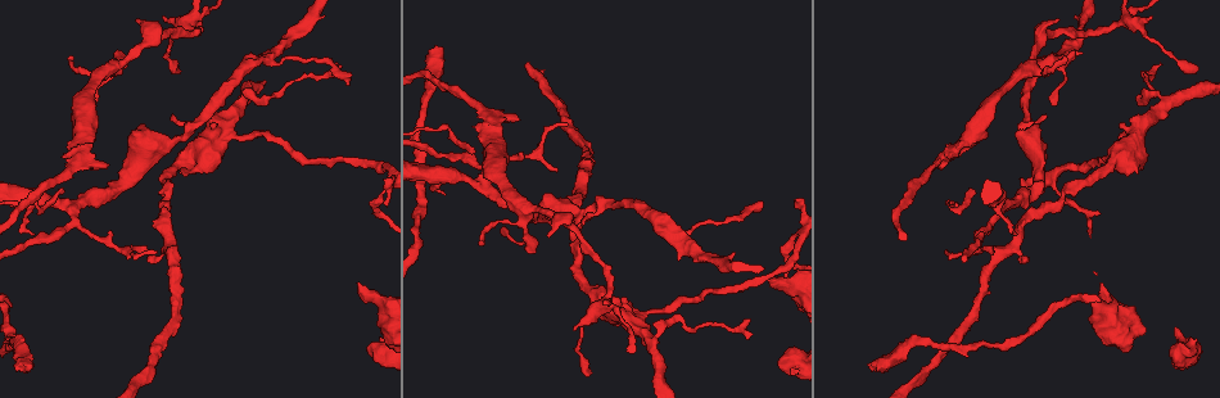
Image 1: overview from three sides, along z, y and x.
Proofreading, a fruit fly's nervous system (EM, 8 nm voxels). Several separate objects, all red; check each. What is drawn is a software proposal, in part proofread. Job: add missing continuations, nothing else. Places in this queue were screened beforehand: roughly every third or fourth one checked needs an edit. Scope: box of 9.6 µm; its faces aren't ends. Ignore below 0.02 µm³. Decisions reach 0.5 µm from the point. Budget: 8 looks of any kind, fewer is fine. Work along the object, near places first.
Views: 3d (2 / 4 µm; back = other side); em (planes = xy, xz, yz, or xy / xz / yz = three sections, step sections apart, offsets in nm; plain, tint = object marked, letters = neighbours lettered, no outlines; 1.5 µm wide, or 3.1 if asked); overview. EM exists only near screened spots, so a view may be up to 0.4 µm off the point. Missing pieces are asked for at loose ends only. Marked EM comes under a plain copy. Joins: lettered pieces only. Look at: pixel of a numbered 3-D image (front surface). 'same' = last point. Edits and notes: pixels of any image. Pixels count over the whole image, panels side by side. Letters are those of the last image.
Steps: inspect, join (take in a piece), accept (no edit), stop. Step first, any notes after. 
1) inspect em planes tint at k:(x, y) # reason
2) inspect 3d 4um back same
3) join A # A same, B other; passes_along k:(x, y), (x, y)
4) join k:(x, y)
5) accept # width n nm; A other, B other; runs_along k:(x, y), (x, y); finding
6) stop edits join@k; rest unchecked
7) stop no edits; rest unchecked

inspect em yz step 4 tint at 1:(147, 261) # free end

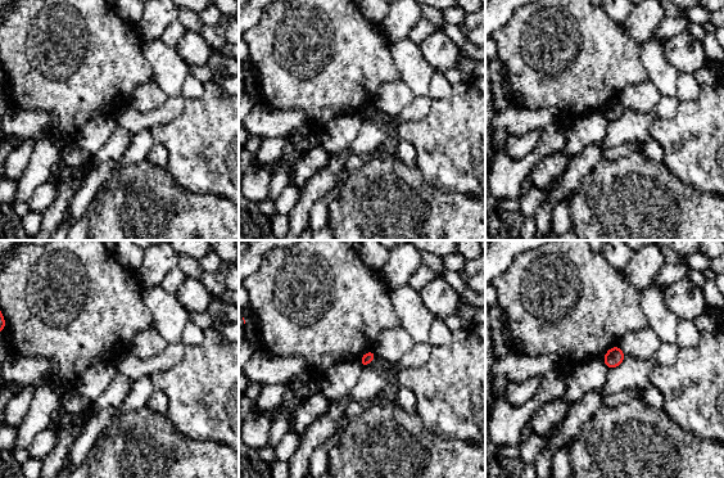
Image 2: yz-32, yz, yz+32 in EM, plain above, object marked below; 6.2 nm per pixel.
inspect em planes letters same

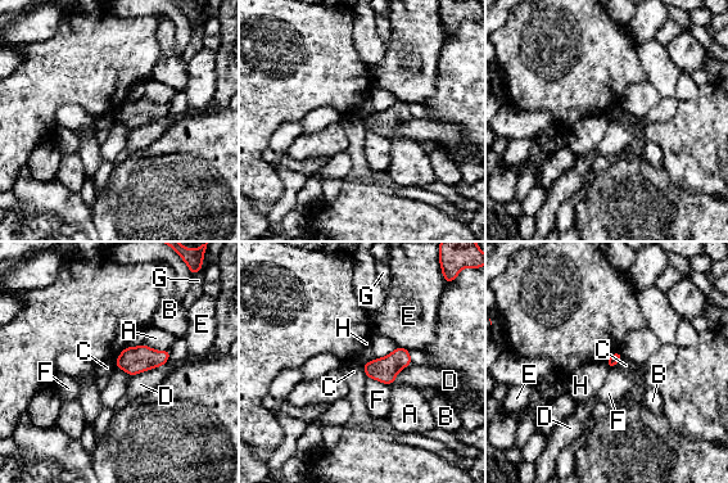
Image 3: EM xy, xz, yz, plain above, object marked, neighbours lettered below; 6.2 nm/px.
accept # A other, B other, C other, D other, E other, F other, G other, H other; border 3:(361, 365), (367, 377); none of them fits

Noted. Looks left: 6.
inspect em xz step 4 tint at 1:(357, 286) # branch stops here

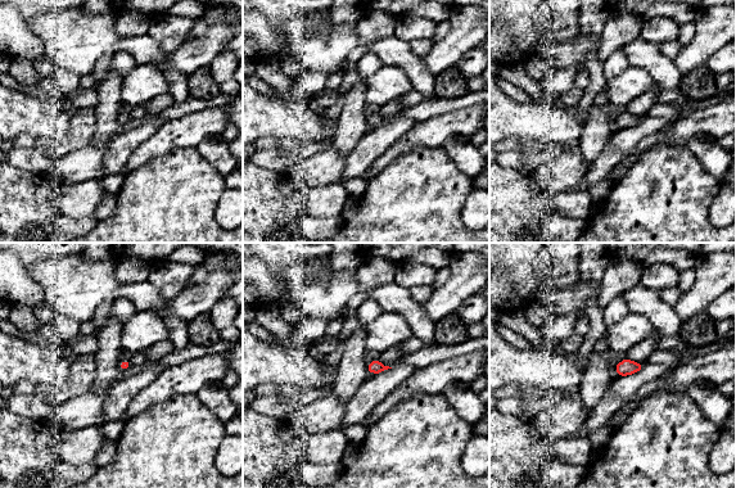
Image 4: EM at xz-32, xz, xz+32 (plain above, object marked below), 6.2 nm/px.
inspect em planes letters same

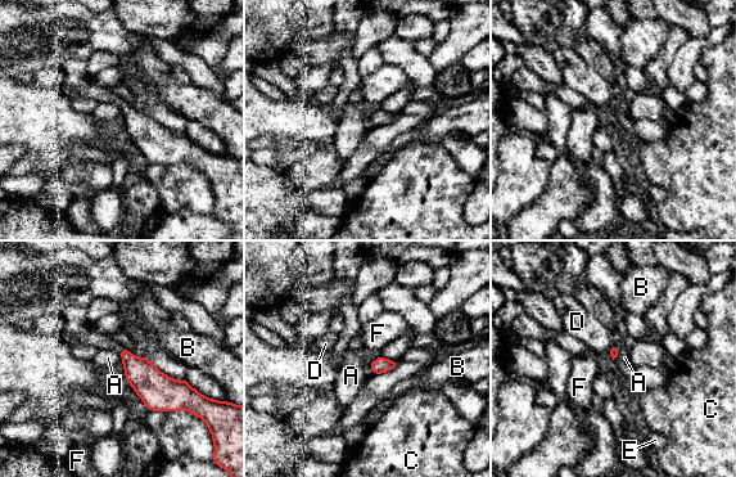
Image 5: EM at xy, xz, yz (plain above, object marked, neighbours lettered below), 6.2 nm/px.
accept # A other, B other, C other, D other, E other, F other; border 5:(118, 349), (122, 360); none of them fits

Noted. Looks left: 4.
inspect 3d 2um at 1:(1052, 105) # thin end

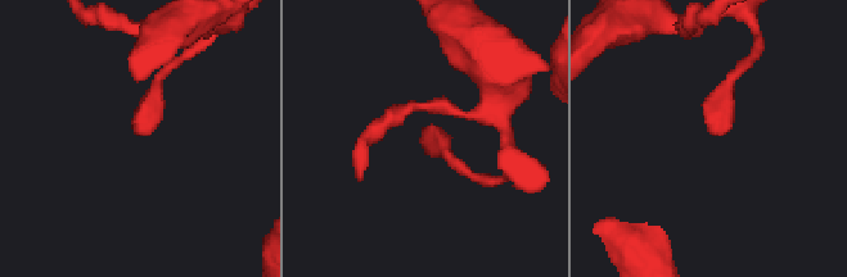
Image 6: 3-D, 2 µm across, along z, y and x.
inspect em yz step 4 tint at 6:(136, 130) # need the tissue

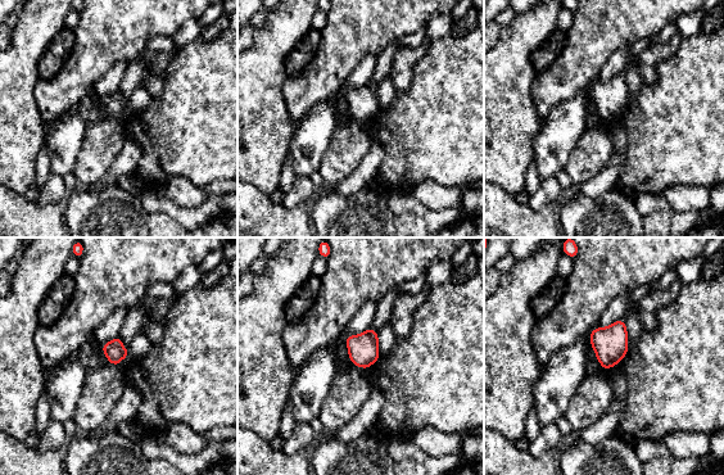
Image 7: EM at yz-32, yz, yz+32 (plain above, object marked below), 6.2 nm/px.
inspect em planes letters same

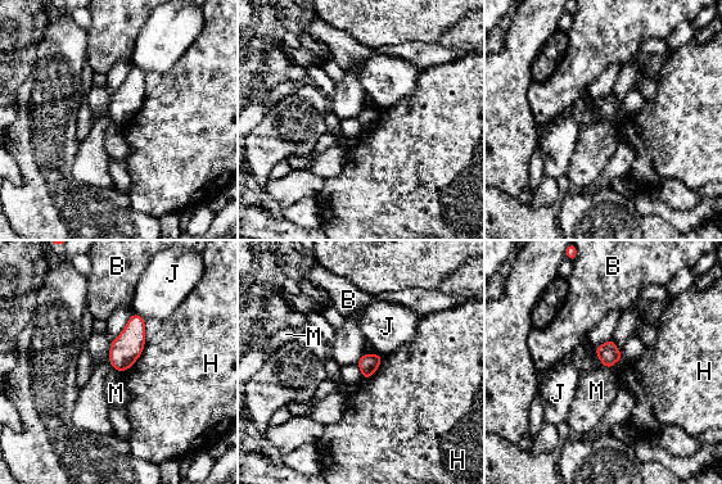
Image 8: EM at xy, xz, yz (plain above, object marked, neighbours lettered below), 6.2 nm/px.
accept # B other, H other, J other, M other; border 8:(113, 367), (121, 372); none of them fits

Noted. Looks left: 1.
stop no edits; rest unchecked

